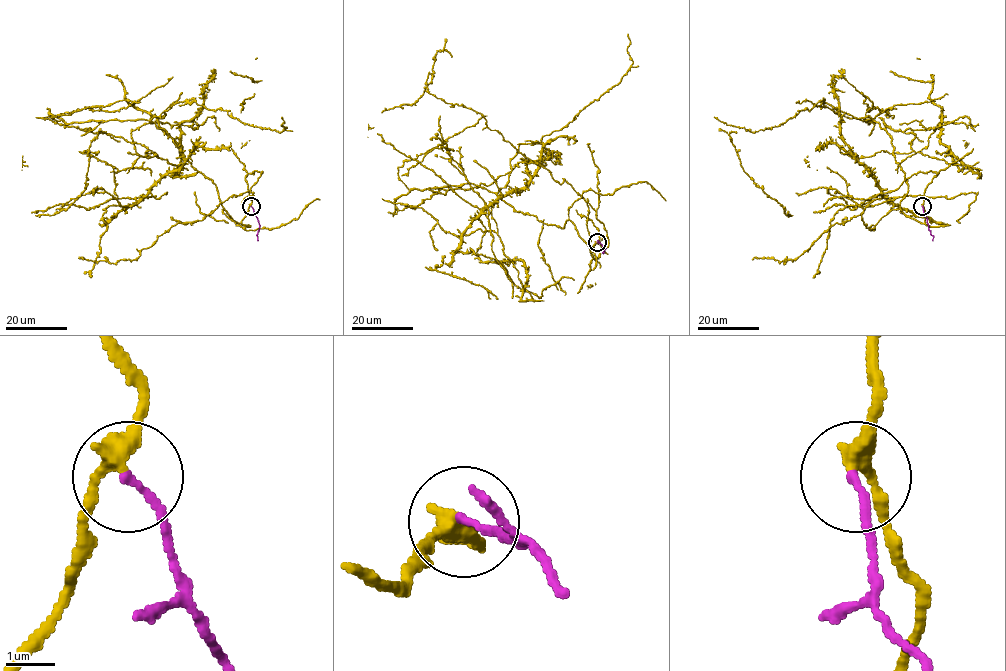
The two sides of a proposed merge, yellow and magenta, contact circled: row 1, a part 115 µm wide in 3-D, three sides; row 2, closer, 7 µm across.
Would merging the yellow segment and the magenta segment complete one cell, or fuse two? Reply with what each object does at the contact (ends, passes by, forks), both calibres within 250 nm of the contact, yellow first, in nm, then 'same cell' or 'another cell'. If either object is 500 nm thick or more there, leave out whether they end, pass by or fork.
yellow passes by; magenta ends there; 340 nm thick on the yellow side, 160 nm on the other; another cell

